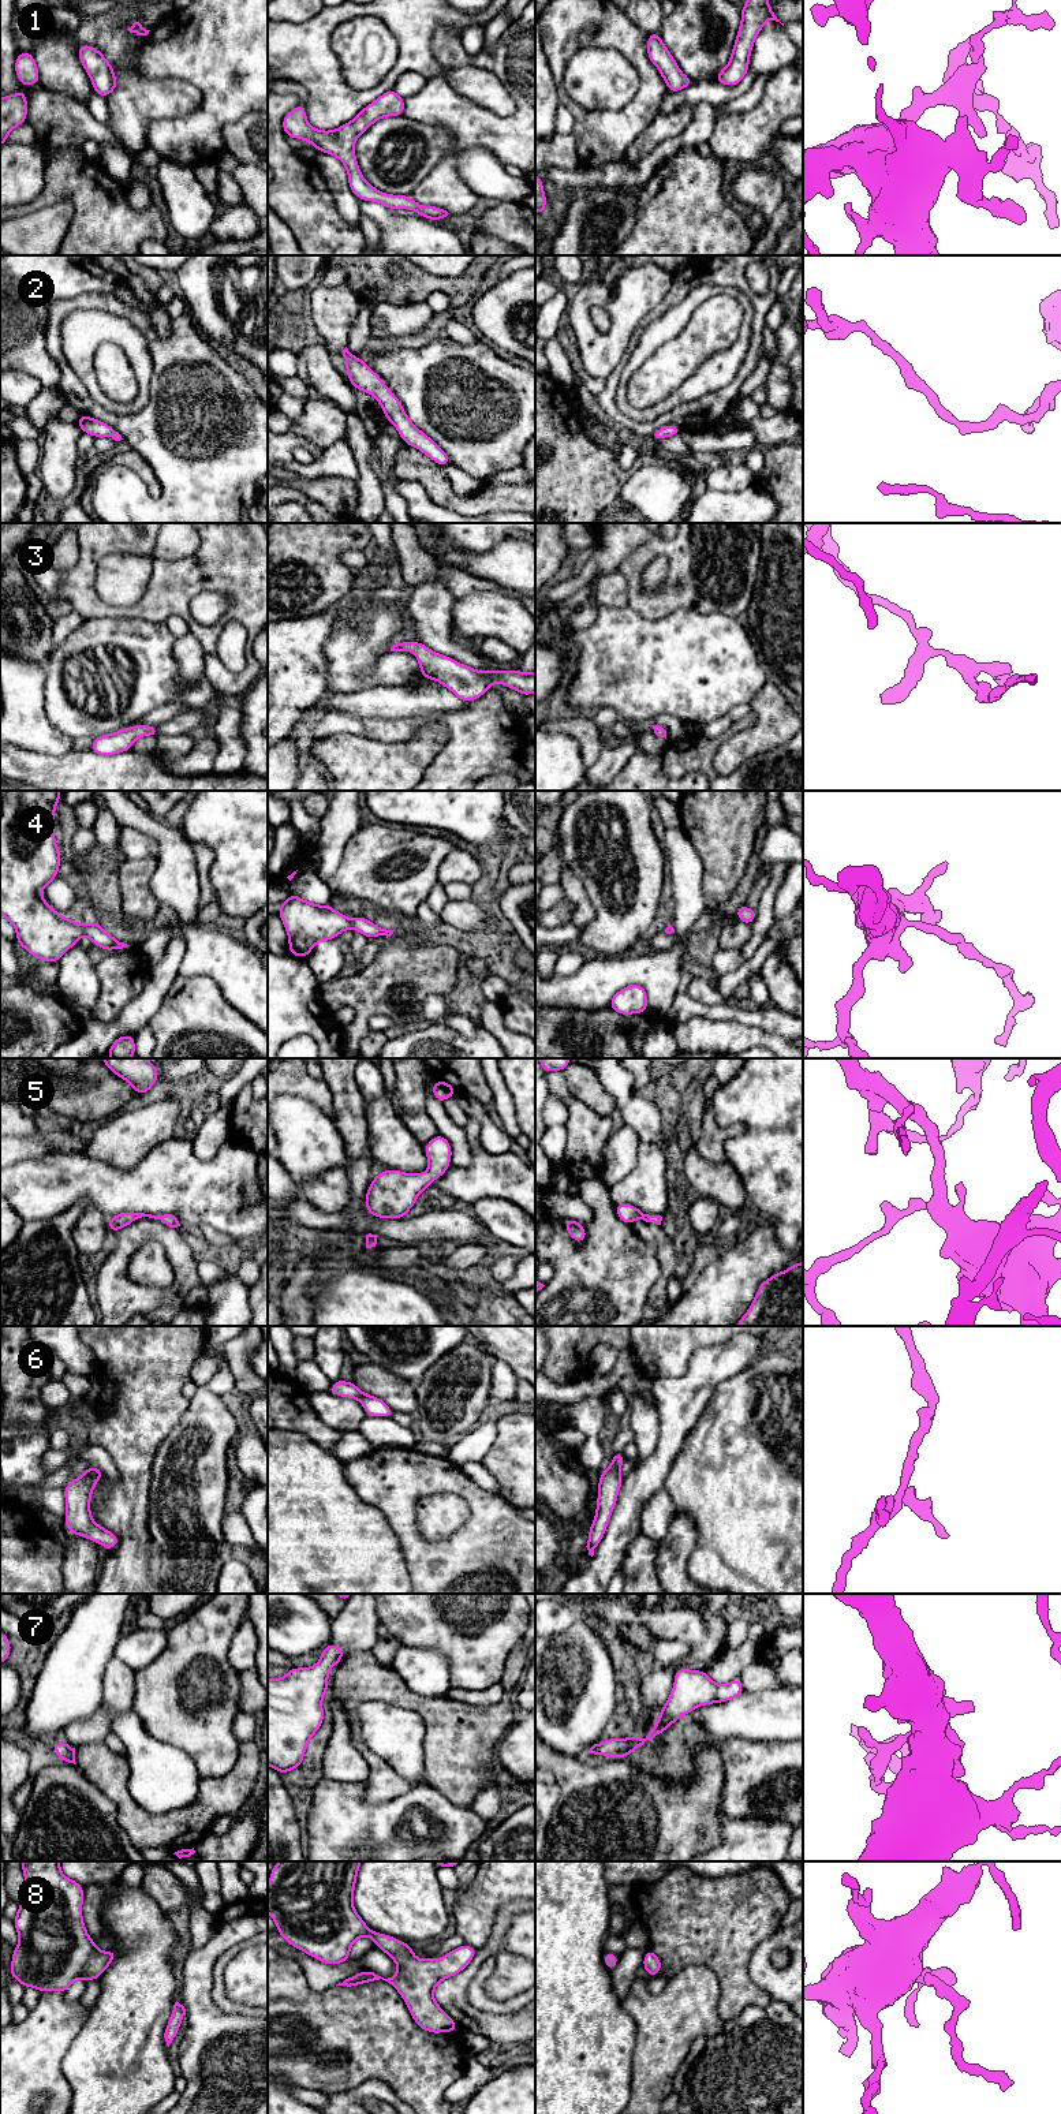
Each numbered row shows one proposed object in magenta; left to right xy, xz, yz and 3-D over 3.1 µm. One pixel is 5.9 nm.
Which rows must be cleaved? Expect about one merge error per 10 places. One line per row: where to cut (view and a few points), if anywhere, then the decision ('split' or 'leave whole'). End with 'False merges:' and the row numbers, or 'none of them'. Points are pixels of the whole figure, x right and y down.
1: no cut; leave whole
2: no cut; leave whole
3: no cut; leave whole
4: no cut; leave whole
5: no cut; leave whole
6: no cut; leave whole
7: no cut; leave whole
8: no cut; leave whole
False merges: none of them

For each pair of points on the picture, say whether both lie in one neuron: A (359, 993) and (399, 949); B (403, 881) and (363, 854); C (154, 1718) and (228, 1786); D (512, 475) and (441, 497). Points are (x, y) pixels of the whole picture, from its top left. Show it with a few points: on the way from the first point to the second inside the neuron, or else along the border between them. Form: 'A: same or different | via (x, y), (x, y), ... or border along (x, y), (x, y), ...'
A: same | via (370, 982), (392, 960)
B: same | via (393, 871), (389, 867), (380, 867), (373, 861)
C: different | border along (238, 1751), (235, 1766), (228, 1773), (202, 1778)
D: different | border along (519, 482), (499, 484), (488, 488)

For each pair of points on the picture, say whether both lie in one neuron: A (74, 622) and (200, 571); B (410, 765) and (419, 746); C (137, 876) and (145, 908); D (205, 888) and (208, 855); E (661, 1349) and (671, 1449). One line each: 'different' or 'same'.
A: different
B: same
C: same
D: same
E: different

